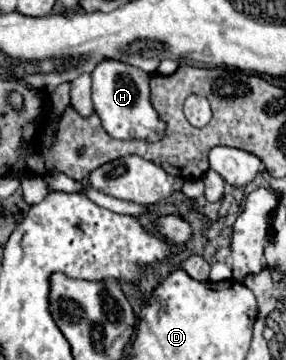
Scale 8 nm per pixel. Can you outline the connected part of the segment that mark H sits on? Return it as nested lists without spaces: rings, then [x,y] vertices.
[[[103,59],[91,73],[93,77],[93,105],[101,117],[103,129],[115,139],[139,139],[147,143],[165,137],[165,121],[149,101],[149,75],[133,65],[115,59]]]

